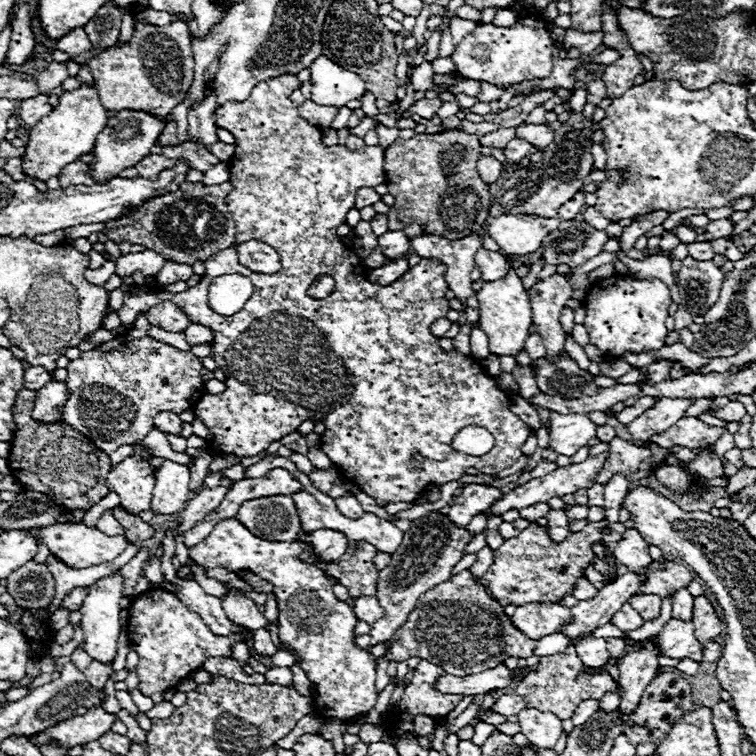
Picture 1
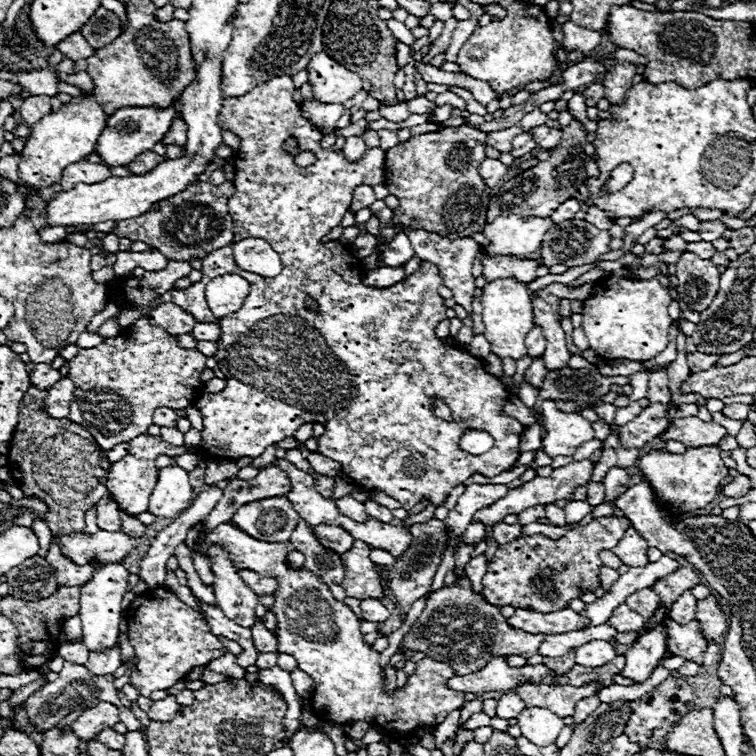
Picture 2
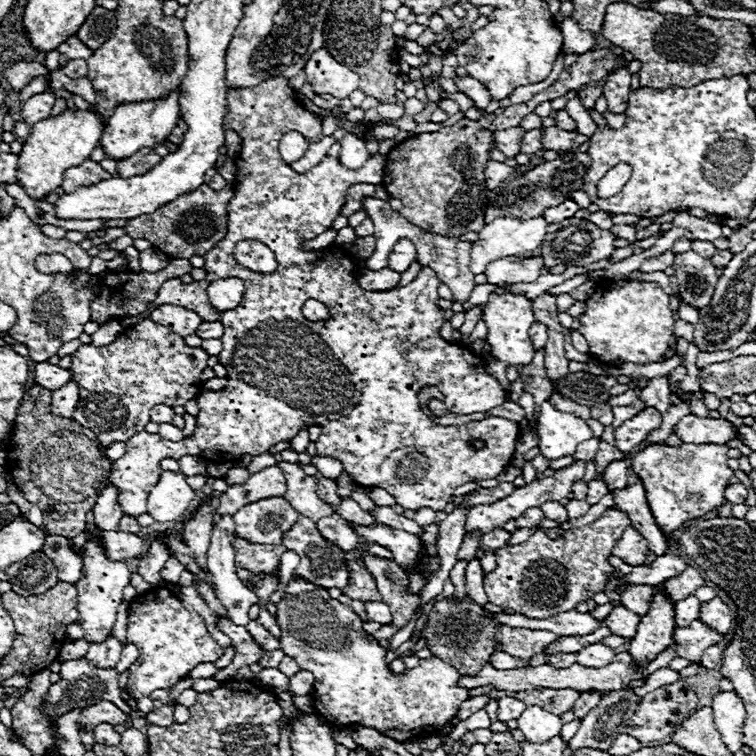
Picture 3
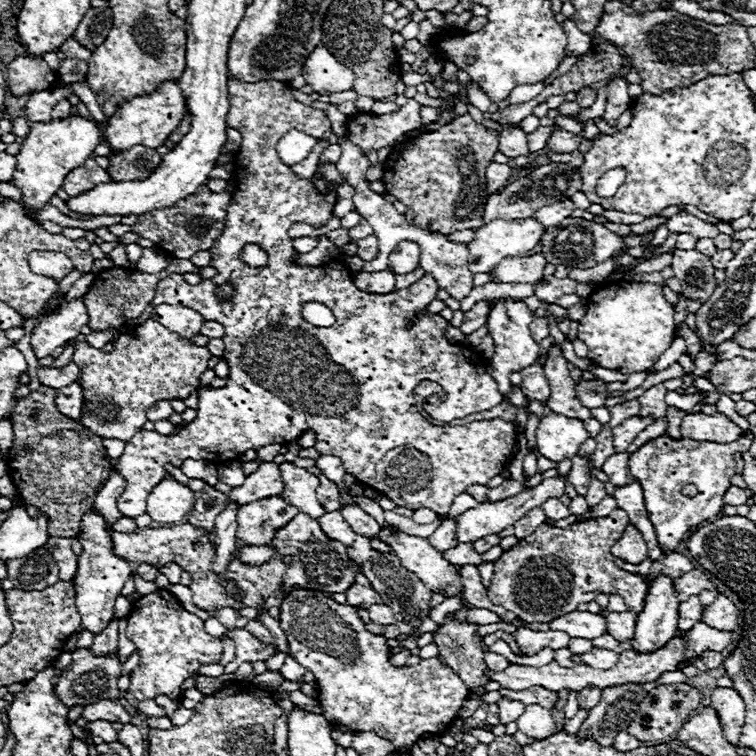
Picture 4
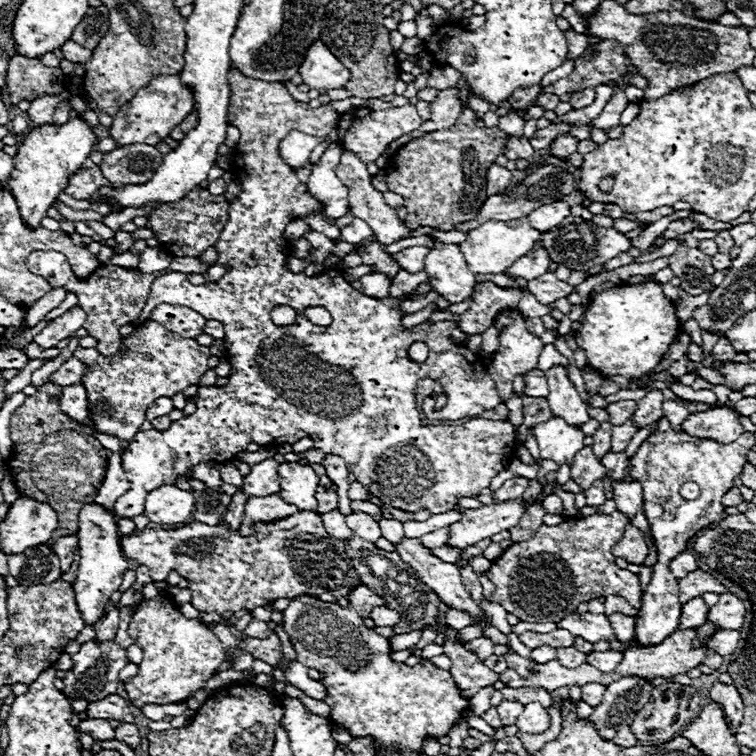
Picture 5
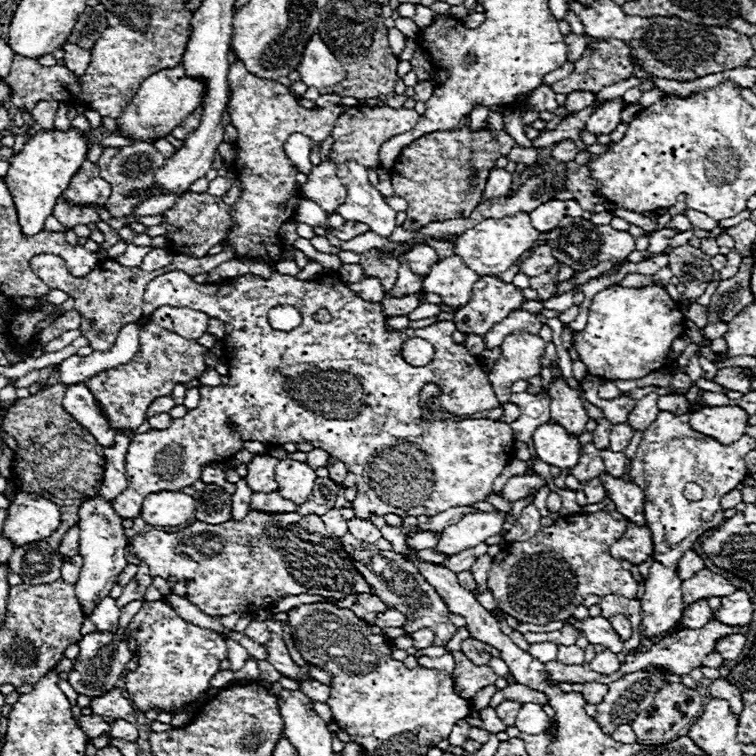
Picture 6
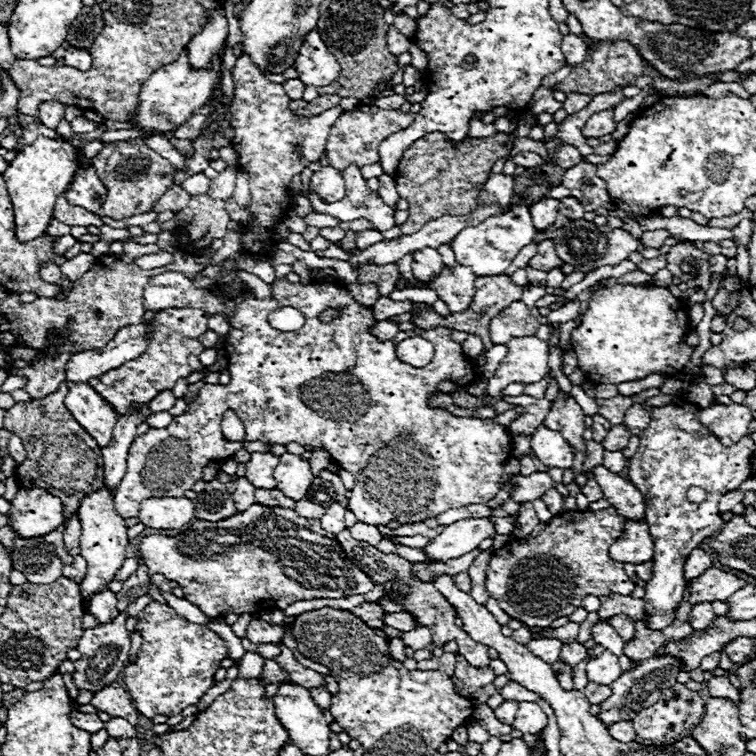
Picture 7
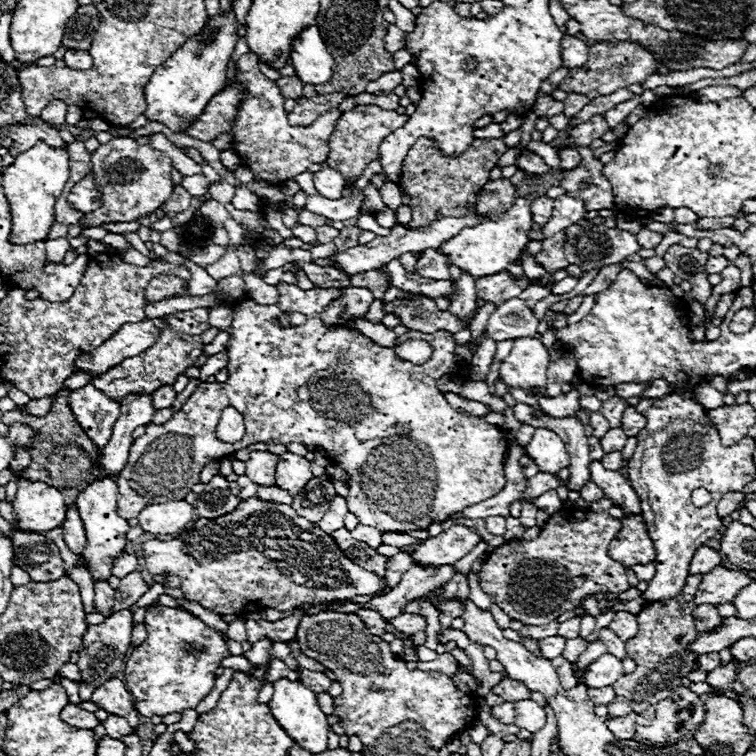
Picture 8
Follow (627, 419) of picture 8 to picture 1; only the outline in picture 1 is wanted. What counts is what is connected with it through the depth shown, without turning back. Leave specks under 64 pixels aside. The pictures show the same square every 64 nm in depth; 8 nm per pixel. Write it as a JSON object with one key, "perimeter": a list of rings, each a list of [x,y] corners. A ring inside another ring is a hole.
{"perimeter":[[[662,360],[662,362],[654,362],[648,368],[648,382],[656,384],[656,382],[664,382],[668,380],[668,370],[670,370],[672,362],[670,360]]]}

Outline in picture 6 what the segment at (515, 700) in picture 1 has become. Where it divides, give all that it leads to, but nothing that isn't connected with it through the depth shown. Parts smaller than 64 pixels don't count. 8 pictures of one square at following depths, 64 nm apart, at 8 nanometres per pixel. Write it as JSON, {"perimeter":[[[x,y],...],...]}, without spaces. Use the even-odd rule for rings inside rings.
{"perimeter":[[[504,700],[504,702],[502,702],[500,706],[496,706],[494,710],[498,712],[500,720],[504,720],[506,726],[512,726],[514,720],[516,720],[516,714],[518,714],[518,710],[520,710],[520,704],[514,702],[514,700]]]}

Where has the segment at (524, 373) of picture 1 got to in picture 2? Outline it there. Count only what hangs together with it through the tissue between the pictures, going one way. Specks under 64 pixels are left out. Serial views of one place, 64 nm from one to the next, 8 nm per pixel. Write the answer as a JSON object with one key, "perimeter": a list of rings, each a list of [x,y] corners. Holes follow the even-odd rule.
{"perimeter":[[[522,382],[518,398],[522,400],[522,404],[524,404],[526,408],[530,408],[530,410],[532,410],[532,408],[534,408],[534,404],[536,404],[536,398],[538,398],[538,390],[536,390],[534,386],[530,386],[528,382]]]}

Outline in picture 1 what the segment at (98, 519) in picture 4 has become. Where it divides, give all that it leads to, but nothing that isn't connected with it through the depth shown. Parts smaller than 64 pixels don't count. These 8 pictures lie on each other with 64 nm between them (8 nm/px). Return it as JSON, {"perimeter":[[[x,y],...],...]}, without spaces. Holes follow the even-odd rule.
{"perimeter":[[[120,570],[114,572],[112,576],[104,576],[96,580],[96,584],[88,586],[88,596],[84,598],[84,604],[80,608],[82,612],[82,632],[84,632],[84,648],[86,652],[100,662],[114,660],[116,656],[116,646],[118,646],[118,636],[122,632],[122,622],[120,622],[120,600],[122,600],[122,582],[124,578],[120,576]]]}

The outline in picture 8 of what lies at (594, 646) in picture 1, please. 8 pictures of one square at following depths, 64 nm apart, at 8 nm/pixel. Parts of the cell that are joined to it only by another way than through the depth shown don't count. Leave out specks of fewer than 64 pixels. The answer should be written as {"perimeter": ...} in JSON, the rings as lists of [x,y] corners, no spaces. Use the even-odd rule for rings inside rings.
{"perimeter":[[[602,654],[598,660],[594,660],[588,666],[586,672],[586,684],[590,688],[604,688],[604,686],[612,686],[620,676],[622,676],[622,660],[610,654]]]}

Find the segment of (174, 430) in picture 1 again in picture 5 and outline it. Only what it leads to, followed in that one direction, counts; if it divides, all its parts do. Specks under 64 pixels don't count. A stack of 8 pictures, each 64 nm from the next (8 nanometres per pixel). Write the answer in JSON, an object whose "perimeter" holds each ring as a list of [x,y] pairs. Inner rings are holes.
{"perimeter":[[[160,398],[160,400],[156,400],[154,404],[152,404],[152,408],[148,408],[148,412],[146,412],[146,420],[152,420],[152,418],[158,418],[158,416],[168,416],[170,412],[174,410],[174,406],[172,406],[172,398]]]}

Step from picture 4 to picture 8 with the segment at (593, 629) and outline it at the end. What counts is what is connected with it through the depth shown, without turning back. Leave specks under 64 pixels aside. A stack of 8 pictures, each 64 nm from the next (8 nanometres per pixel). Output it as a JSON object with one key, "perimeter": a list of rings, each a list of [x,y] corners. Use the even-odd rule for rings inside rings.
{"perimeter":[[[602,628],[600,630],[600,640],[608,646],[608,652],[612,654],[612,656],[616,656],[616,658],[626,658],[626,644],[624,644],[624,640],[620,640],[610,628]]]}

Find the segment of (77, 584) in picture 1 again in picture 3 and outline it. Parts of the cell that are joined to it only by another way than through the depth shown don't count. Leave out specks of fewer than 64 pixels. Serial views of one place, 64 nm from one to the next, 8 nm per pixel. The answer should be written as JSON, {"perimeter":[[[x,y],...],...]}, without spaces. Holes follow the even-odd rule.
{"perimeter":[[[46,536],[42,550],[56,564],[58,578],[62,582],[74,584],[82,578],[82,558],[70,548],[64,536]]]}

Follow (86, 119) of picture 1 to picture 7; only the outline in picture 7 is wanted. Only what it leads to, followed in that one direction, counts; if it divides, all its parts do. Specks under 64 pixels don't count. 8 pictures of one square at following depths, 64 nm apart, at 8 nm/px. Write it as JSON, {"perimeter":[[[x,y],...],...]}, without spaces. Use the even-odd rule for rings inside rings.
{"perimeter":[[[38,136],[38,140],[32,146],[26,146],[22,152],[16,154],[16,158],[8,164],[6,172],[2,174],[8,194],[12,198],[16,240],[30,242],[46,234],[52,220],[56,198],[62,192],[66,192],[68,184],[74,180],[74,172],[76,172],[76,146],[72,146],[62,138],[50,140]]]}

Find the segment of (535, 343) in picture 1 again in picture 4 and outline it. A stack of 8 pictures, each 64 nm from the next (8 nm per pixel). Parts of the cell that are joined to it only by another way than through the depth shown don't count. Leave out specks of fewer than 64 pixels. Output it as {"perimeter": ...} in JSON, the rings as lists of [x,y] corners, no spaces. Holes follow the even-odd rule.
{"perimeter":[[[534,318],[534,322],[530,324],[530,332],[532,332],[532,338],[536,342],[540,342],[542,338],[548,336],[548,324],[544,318]]]}

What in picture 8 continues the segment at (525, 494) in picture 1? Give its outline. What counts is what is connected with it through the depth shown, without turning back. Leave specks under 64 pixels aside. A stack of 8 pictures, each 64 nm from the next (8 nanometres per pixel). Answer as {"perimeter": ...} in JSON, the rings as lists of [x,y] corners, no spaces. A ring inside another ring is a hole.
{"perimeter":[[[448,526],[438,538],[428,538],[410,556],[414,564],[426,566],[452,566],[468,554],[482,538],[466,526]]]}

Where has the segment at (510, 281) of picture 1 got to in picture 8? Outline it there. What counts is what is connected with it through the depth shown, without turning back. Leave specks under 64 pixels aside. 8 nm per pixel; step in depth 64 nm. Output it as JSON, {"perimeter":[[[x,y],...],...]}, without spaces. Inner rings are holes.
{"perimeter":[[[518,338],[510,354],[500,364],[500,378],[506,386],[534,390],[546,396],[546,370],[550,354],[536,338]]]}

